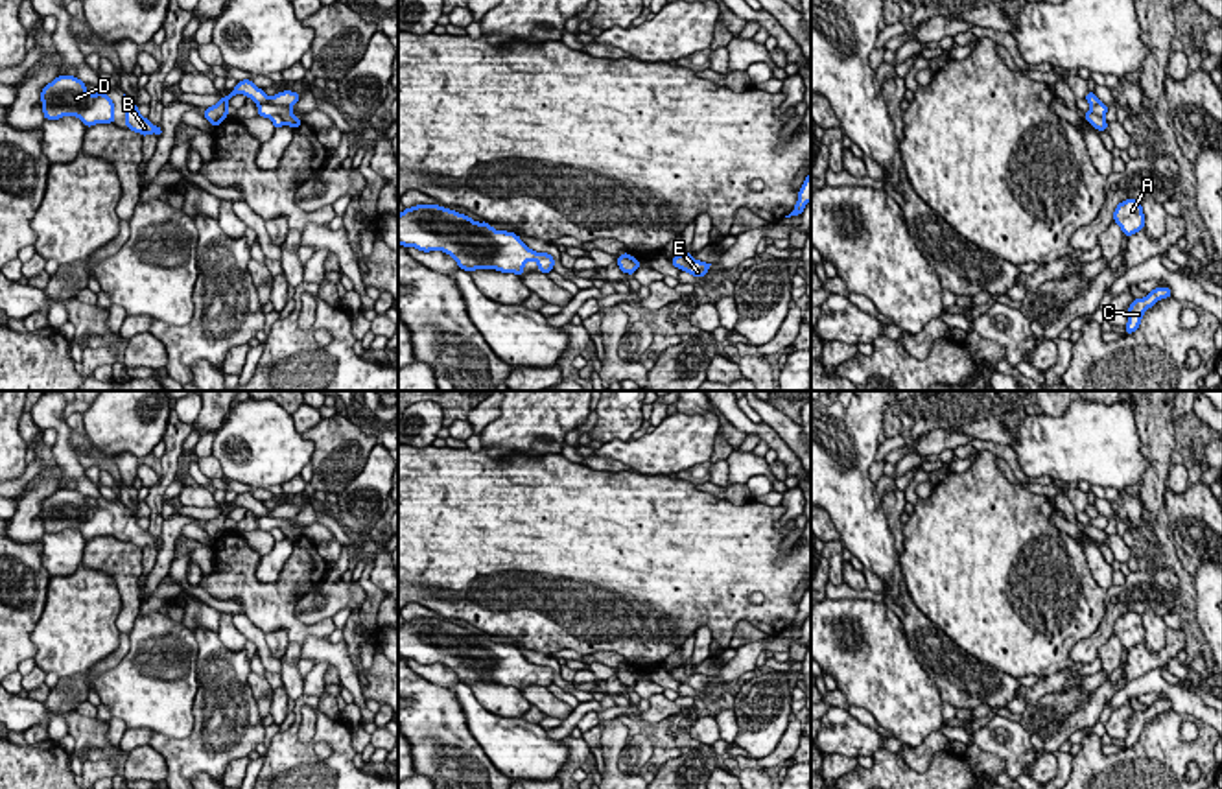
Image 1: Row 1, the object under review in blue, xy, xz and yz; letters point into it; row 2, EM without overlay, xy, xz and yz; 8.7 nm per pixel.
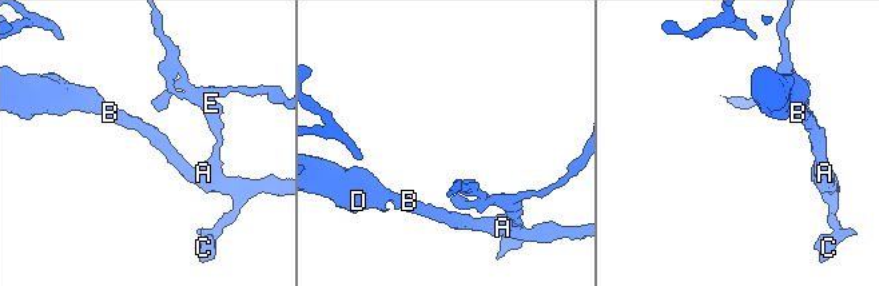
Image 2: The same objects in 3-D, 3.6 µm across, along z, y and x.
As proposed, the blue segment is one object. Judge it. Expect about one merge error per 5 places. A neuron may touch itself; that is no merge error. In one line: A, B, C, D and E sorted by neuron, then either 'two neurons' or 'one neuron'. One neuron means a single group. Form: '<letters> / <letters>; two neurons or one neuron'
A B C D / E; two neurons

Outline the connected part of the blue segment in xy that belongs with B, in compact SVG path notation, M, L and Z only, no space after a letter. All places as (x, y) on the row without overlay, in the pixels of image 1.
M125 512L127 516L127 524L125 524L125 540L135 544L135 546L140 546L142 549L147 549L151 546L157 546L159 549L162 549L162 540L157 540L151 536L151 533L144 531L138 524L138 520L131 514L131 512Z

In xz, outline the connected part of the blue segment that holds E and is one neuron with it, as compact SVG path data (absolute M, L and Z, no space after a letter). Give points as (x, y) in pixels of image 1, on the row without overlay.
M686 667L673 669L671 677L675 680L678 680L680 684L686 684L686 686L697 689L697 691L702 691L708 686L710 678L711 678L711 677L706 677L706 675L700 675L700 673L693 673L693 675L687 677Z

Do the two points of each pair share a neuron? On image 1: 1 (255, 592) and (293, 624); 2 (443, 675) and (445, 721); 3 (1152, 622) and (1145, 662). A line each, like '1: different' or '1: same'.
1: same
2: different
3: different

